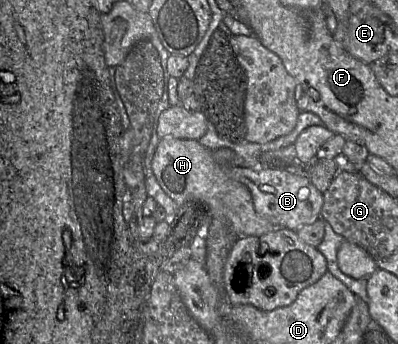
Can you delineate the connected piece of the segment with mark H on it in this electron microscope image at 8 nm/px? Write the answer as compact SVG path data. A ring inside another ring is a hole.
M174 137L161 138L160 141L158 142L155 154L152 159L152 170L158 183L160 184L162 189L165 191L165 193L169 195L175 201L178 207L186 203L202 203L205 206L205 209L208 212L208 216L211 219L217 219L223 222L224 224L226 224L236 234L237 237L247 237L247 236L260 237L264 234L267 234L275 230L276 228L284 228L284 227L275 227L269 221L267 221L266 219L258 215L258 213L256 212L254 208L252 195L249 188L245 184L241 183L238 180L235 180L234 178L230 177L226 173L229 169L233 167L241 167L241 166L245 166L245 161L240 156L238 156L233 150L229 148L220 148L220 149L212 151L212 150L207 149L203 145L201 145L198 140L179 139L179 138L174 138Z

